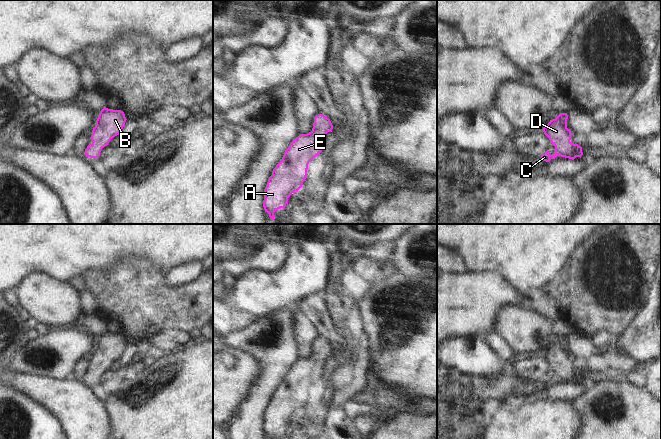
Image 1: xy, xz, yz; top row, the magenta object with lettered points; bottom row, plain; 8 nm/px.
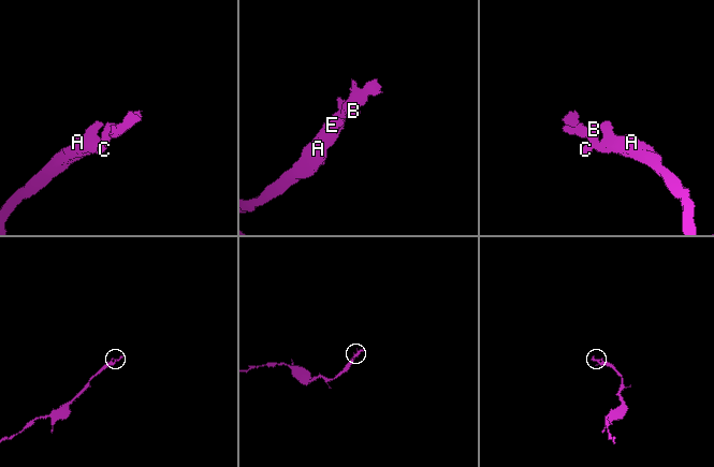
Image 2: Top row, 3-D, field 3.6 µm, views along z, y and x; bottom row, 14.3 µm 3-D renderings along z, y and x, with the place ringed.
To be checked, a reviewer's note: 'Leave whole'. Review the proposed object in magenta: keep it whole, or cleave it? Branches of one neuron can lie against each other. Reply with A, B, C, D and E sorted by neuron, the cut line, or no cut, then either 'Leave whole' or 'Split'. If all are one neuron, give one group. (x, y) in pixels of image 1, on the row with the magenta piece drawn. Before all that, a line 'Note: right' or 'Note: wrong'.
Note: right
Groups: A B C D E. No split. Leave whole.

